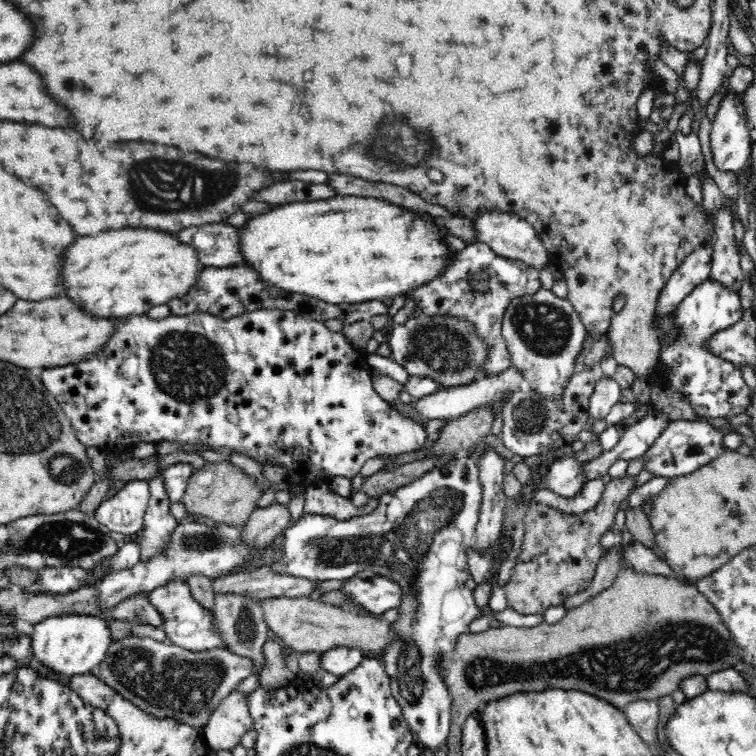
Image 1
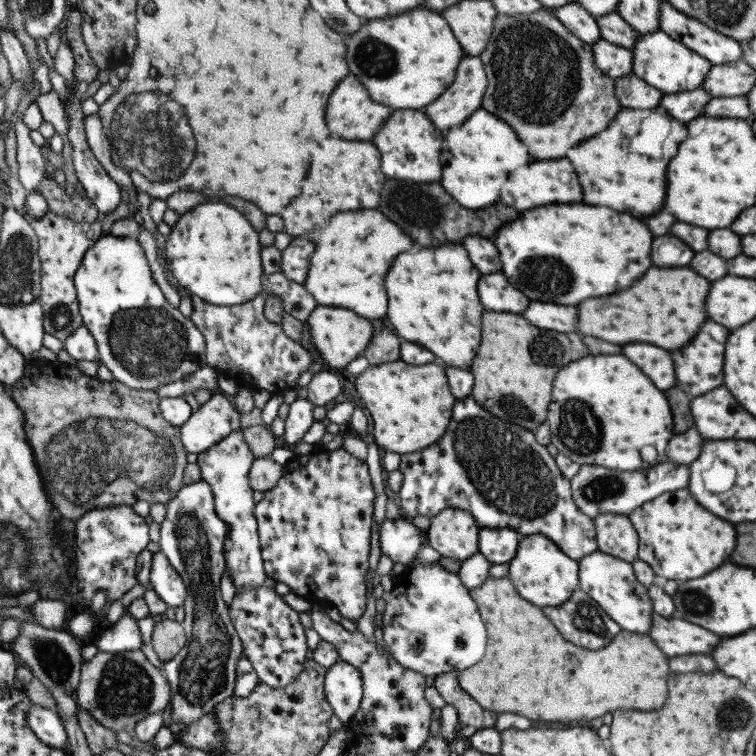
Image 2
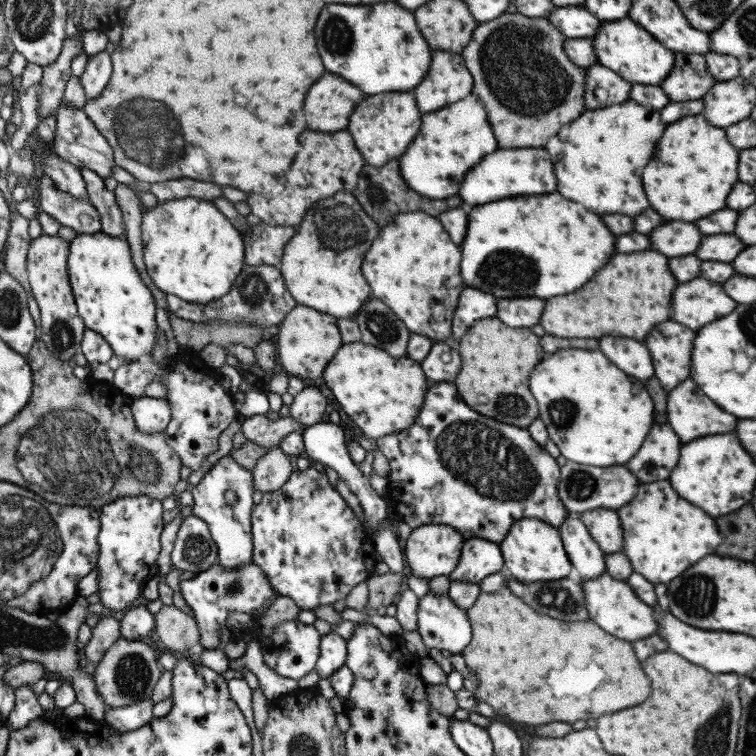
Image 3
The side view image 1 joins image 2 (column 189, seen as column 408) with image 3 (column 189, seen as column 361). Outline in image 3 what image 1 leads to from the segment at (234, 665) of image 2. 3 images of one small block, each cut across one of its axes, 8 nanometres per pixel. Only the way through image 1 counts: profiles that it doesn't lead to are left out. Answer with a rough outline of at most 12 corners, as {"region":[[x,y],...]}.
{"region":[[203,518],[183,520],[171,552],[175,570],[201,574],[219,564]]}

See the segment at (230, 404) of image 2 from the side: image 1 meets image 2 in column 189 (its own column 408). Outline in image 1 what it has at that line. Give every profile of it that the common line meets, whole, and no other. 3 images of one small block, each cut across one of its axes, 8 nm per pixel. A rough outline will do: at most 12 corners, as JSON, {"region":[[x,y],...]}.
{"region":[[112,318],[40,380],[76,440],[204,444],[298,488],[414,452],[344,332]]}

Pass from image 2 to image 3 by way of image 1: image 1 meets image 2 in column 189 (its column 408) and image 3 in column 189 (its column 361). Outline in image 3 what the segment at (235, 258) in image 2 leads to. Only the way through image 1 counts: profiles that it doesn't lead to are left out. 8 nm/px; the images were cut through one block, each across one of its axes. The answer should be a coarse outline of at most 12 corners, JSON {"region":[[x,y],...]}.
{"region":[[201,198],[145,210],[145,264],[167,296],[219,302],[243,232]]}

